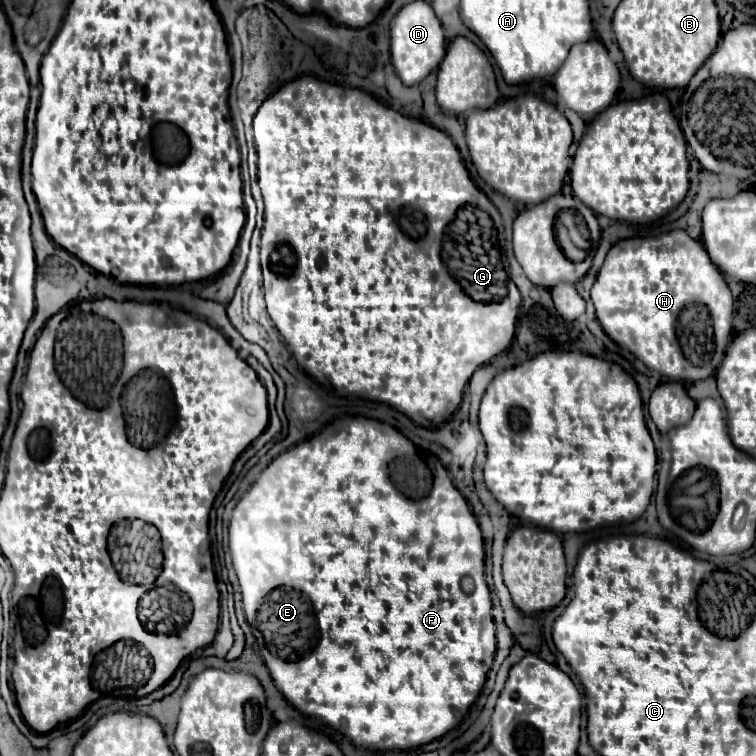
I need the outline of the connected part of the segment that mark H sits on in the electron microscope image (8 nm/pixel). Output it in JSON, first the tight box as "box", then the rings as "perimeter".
{"box":[592,230,734,382],"perimeter":[[[674,230],[662,240],[628,238],[614,244],[592,286],[592,302],[602,330],[620,348],[632,352],[646,368],[678,382],[696,382],[712,376],[732,340],[734,298],[730,288],[710,262],[702,242],[692,240],[684,230]]]}

